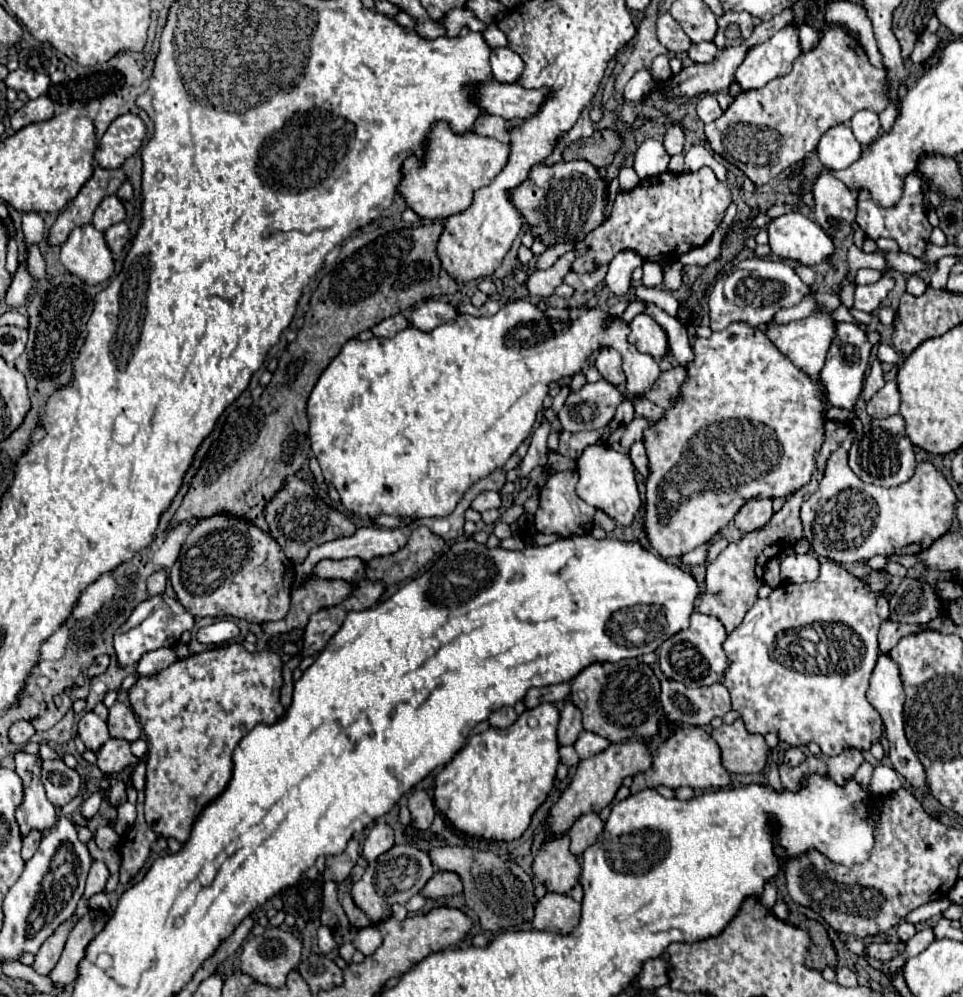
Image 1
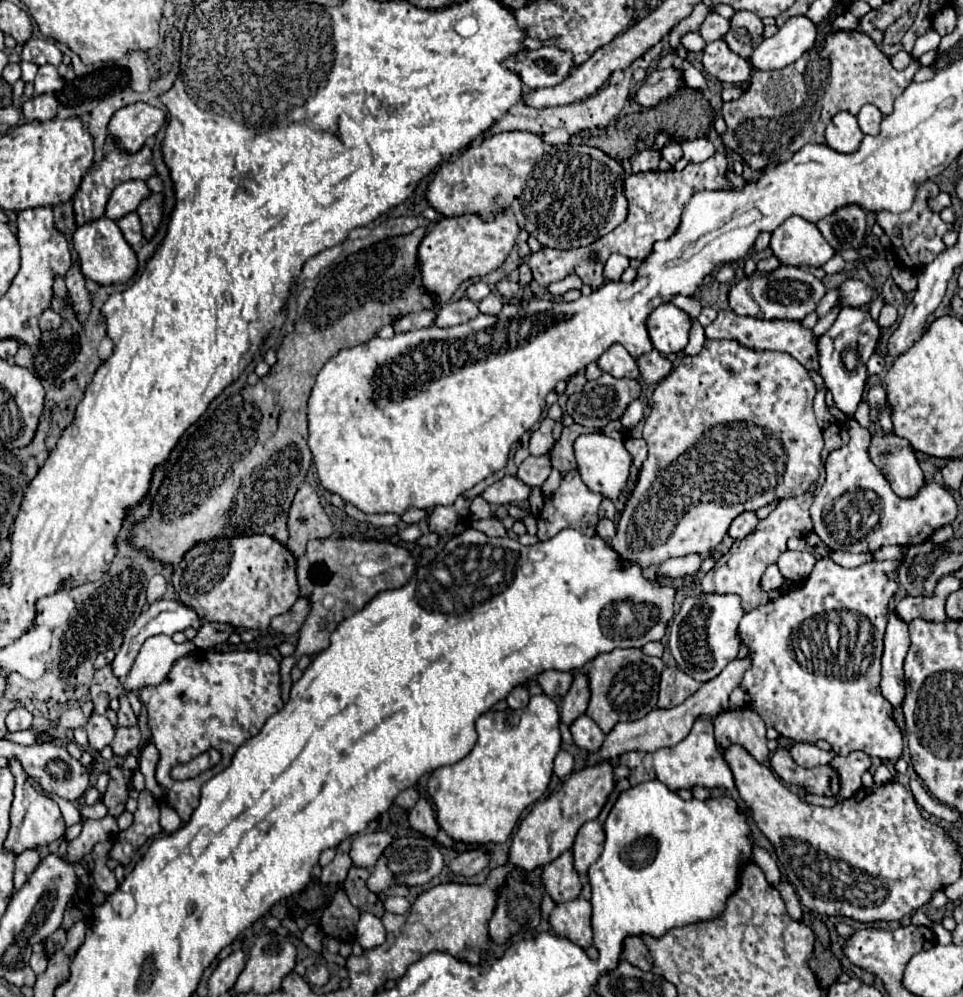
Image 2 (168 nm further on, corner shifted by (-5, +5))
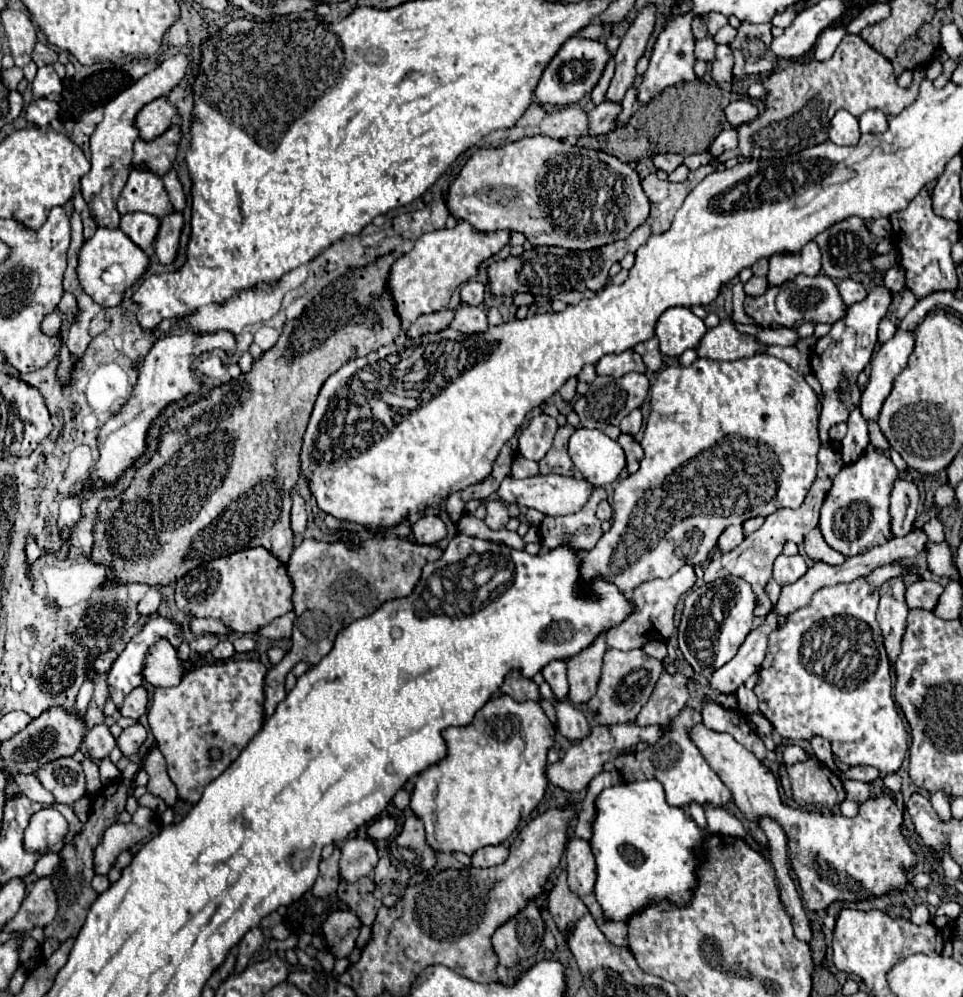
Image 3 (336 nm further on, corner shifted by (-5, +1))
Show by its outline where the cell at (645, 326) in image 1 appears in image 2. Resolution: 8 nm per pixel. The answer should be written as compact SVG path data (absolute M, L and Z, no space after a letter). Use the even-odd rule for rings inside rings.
M673 303L659 305L647 321L649 337L653 341L653 347L659 353L679 353L685 349L689 331L691 331L691 317L675 307Z

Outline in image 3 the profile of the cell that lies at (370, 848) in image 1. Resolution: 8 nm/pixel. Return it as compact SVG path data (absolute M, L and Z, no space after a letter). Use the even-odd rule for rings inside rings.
M353 837L341 845L341 877L345 881L357 881L359 877L371 875L379 861L377 847L371 839Z

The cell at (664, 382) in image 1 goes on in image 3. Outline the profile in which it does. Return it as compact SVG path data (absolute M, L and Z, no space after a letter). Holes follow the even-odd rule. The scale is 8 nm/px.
M651 337L645 343L635 345L633 351L637 351L643 357L643 363L645 363L649 373L657 373L663 367L663 359L661 359L661 353L659 353L659 343L657 343L655 337Z

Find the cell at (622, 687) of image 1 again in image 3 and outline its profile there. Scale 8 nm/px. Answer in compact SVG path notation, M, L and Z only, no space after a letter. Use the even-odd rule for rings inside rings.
M607 649L597 693L587 703L595 723L617 725L617 723L635 721L635 717L639 715L639 709L649 701L661 673L663 673L663 663L659 659L647 657L643 649L633 649L633 651Z

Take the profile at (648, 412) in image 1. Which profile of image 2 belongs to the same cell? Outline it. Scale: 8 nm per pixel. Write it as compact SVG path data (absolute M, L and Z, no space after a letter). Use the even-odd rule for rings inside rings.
M603 373L599 379L595 381L587 381L587 385L583 387L581 393L575 393L569 397L567 401L567 413L573 417L575 423L585 425L585 427L595 427L595 429L603 429L609 421L621 419L625 407L639 399L641 395L641 385L637 379L615 379L609 373Z

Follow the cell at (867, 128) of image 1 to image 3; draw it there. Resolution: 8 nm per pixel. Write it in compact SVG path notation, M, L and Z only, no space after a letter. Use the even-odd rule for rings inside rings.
M869 109L859 117L861 133L883 133L887 129L887 117L879 109Z

